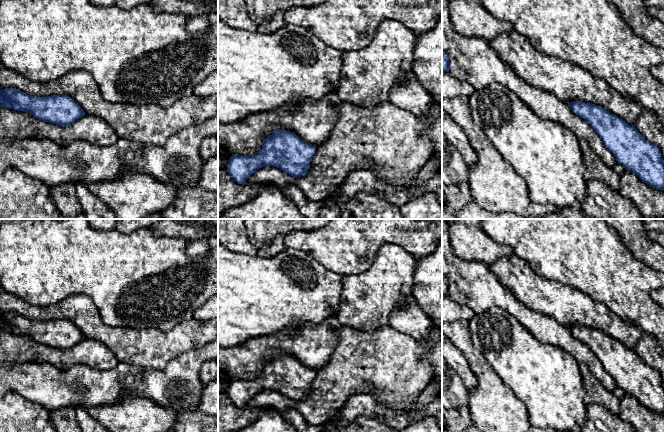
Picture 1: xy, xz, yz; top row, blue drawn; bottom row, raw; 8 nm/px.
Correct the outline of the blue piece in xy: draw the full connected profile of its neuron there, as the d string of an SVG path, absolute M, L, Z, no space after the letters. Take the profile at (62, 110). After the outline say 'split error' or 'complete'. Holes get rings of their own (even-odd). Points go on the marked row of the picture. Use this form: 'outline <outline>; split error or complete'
outline M15 88L0 90L0 106L28 112L35 118L59 126L68 126L86 113L67 95L37 97Z; complete

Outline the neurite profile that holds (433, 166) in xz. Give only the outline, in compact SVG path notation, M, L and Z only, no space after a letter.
M432 155L422 169L414 178L414 182L409 187L396 188L393 184L378 178L370 170L358 170L351 173L344 182L341 189L341 199L343 204L349 202L357 193L372 193L377 191L389 203L401 207L408 201L408 196L415 187L428 181L442 171L442 156Z

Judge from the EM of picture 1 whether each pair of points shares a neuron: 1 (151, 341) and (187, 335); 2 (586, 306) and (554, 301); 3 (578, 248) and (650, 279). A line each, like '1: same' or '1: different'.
1: same
2: same
3: same

